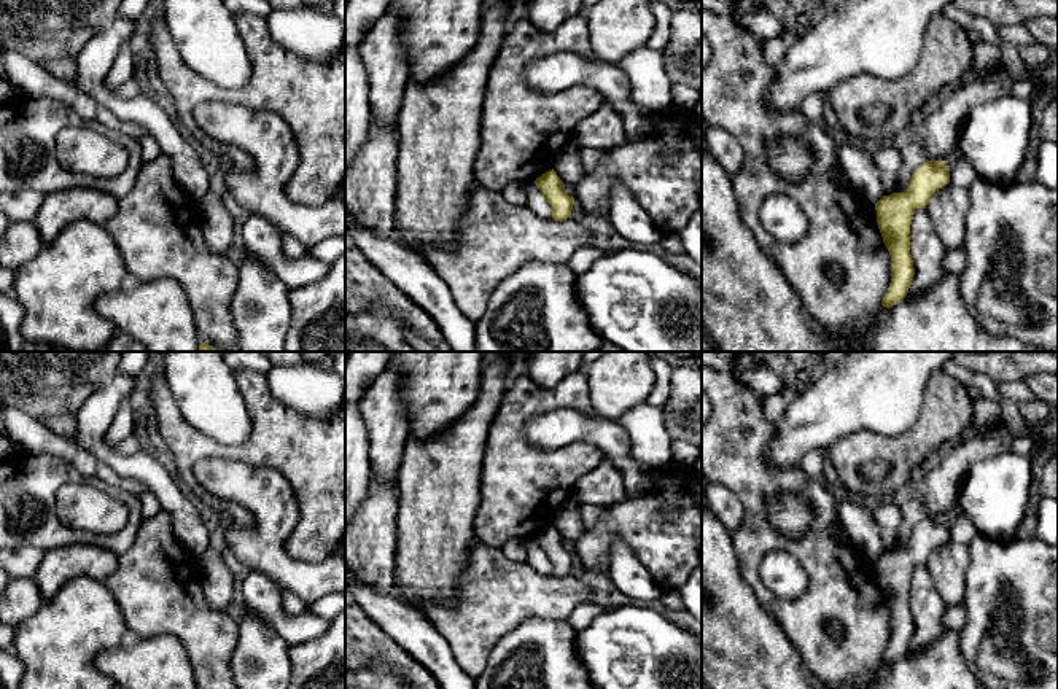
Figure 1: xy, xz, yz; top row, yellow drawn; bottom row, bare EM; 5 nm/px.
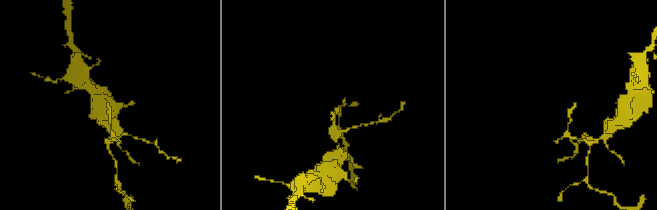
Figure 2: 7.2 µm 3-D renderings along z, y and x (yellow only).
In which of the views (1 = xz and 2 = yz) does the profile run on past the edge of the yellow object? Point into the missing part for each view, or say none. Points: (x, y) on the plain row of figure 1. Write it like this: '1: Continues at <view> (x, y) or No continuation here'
1: No continuation here
2: No continuation here

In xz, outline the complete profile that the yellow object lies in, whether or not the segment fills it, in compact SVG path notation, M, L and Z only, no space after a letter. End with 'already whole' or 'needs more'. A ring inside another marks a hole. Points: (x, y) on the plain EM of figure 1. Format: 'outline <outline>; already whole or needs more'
outline M554 525L538 533L533 539L550 562L554 578L571 574L574 555L566 551L565 541Z; already whole

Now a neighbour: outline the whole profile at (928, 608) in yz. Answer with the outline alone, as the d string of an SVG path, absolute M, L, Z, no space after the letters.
M916 565L910 581L910 611L915 632L907 652L920 652L947 633L942 622L947 608L942 597L935 592L928 566Z

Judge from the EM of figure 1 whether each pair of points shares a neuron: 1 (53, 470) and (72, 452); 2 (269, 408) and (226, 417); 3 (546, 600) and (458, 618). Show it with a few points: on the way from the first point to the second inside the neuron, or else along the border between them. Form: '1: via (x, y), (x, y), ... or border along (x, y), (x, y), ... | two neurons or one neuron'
1: border along (26, 455), (66, 459), (86, 476), (96, 478) | two neurons
2: border along (234, 377), (248, 414), (250, 435), (231, 446) | two neurons
3: via (524, 600), (493, 600), (481, 613) | one neuron

